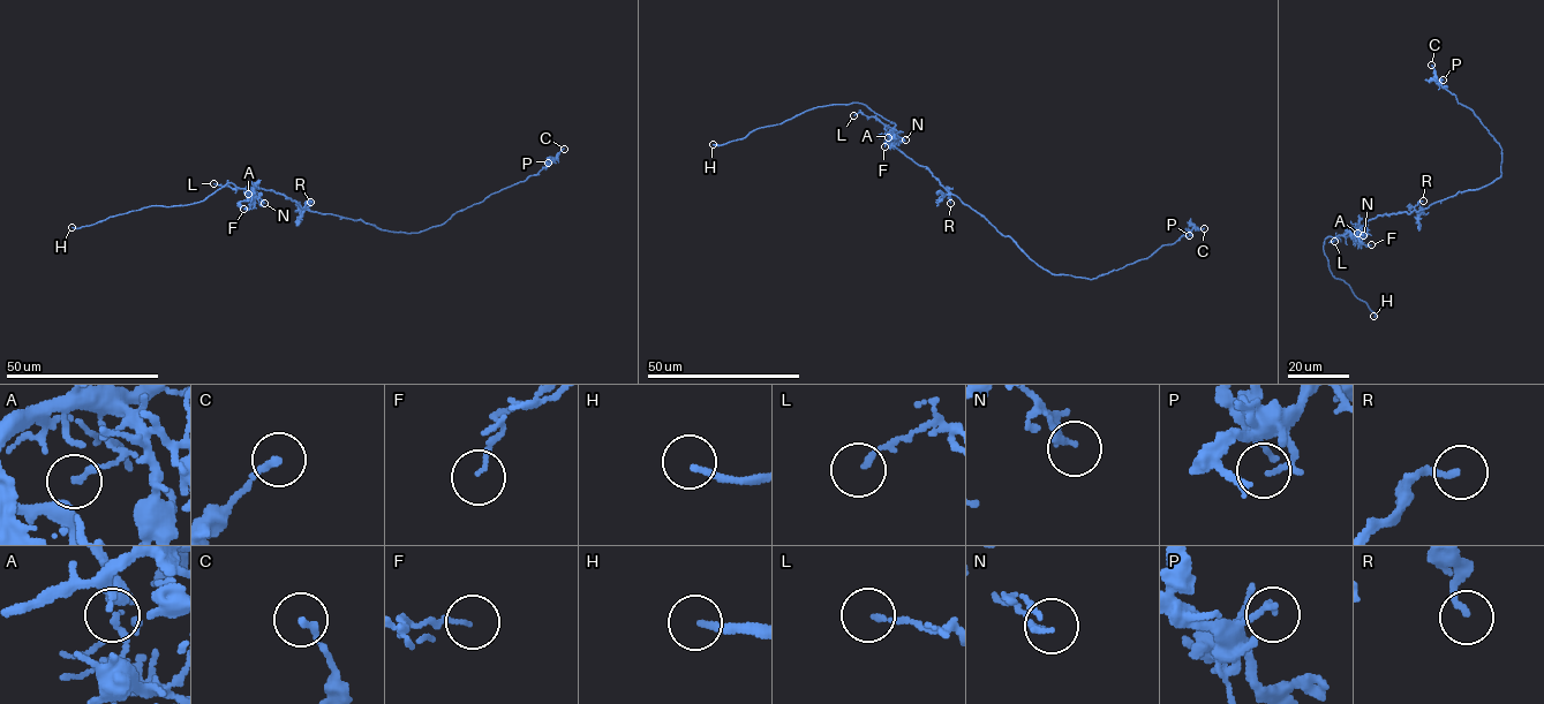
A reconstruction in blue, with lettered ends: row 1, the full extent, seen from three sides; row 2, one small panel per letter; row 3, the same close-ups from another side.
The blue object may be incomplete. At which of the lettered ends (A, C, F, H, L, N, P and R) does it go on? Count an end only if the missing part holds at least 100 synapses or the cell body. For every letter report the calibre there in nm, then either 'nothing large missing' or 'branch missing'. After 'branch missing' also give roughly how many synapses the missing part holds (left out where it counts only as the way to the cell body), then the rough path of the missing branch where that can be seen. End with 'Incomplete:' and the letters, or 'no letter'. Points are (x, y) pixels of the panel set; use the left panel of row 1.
A: 150 nm thick; nothing large missing
C: 180 nm thick; nothing large missing
F: 100 nm thick; nothing large missing
H: 170 nm thick; branch missing; missing branch runs (72, 227), (58, 228), (52, 236)
L: 130 nm thick; nothing large missing
N: 80 nm thick; nothing large missing
P: 130 nm thick; nothing large missing
R: 160 nm thick; nothing large missing
Incomplete: H

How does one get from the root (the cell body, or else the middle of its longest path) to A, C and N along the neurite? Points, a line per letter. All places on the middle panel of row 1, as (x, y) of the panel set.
A: (951, 194), (927, 168), (891, 146), (888, 137)
C: (951, 194), (1009, 236), (1044, 269), (1055, 274), (1092, 279), (1146, 258), (1194, 228), (1204, 228)
N: (951, 194), (927, 168), (889, 144), (894, 130), (905, 139)

